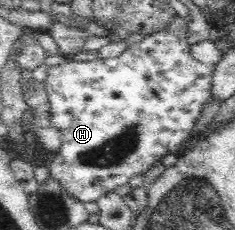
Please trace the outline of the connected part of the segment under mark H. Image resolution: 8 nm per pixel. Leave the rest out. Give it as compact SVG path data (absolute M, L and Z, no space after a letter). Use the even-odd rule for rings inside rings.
M176 16L163 30L130 44L115 58L67 59L48 68L44 89L50 103L49 123L61 136L60 150L49 164L50 176L70 198L79 203L97 202L116 186L128 184L133 176L146 173L157 162L173 157L181 143L191 136L210 99L214 66L201 64L189 51L185 36L189 21L188 16Z

